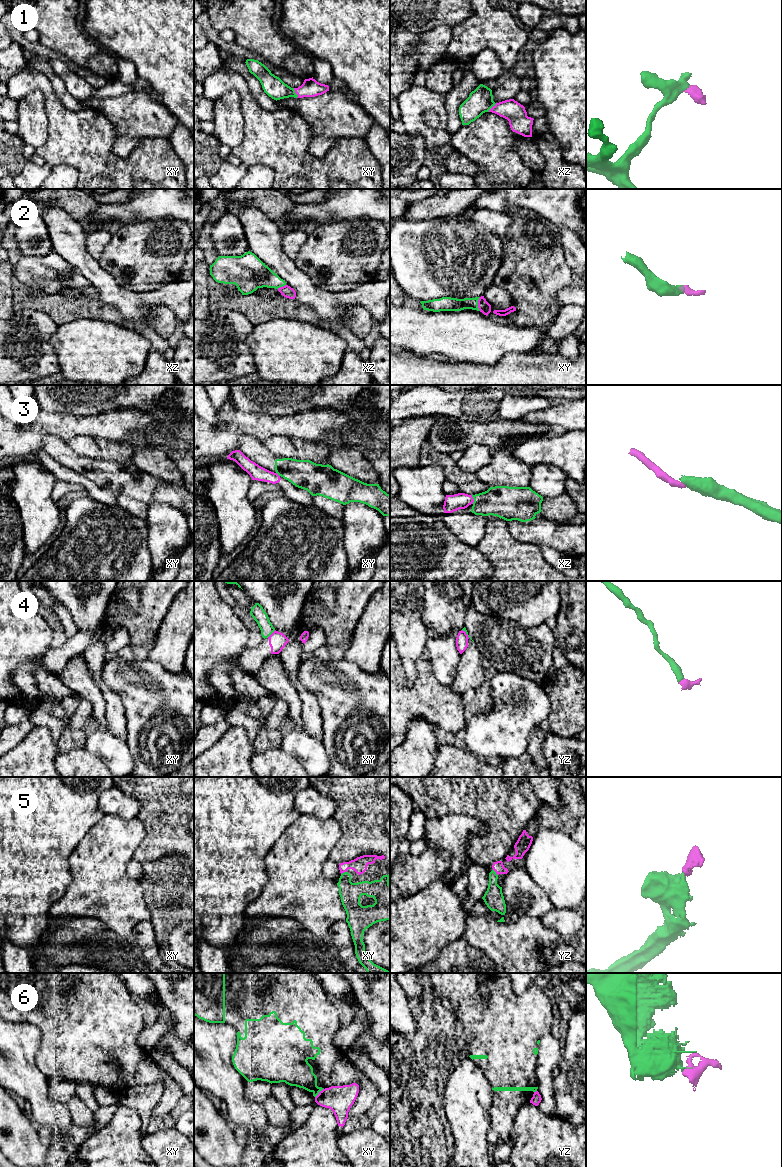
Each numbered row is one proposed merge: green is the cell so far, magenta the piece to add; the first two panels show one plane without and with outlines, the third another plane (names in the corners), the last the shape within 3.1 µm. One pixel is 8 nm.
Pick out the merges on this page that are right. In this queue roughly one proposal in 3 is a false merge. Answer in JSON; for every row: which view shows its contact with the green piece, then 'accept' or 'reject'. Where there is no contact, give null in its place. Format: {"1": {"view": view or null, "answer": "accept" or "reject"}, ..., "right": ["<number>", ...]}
{"1": {"view": "xy", "answer": "accept"}, "2": {"view": "xy", "answer": "accept"}, "3": {"view": "xz", "answer": "accept"}, "4": {"view": "xy", "answer": "reject"}, "5": {"view": "xy", "answer": "accept"}, "6": {"view": "xy", "answer": "reject"}, "right": ["1", "2", "3", "5"]}

